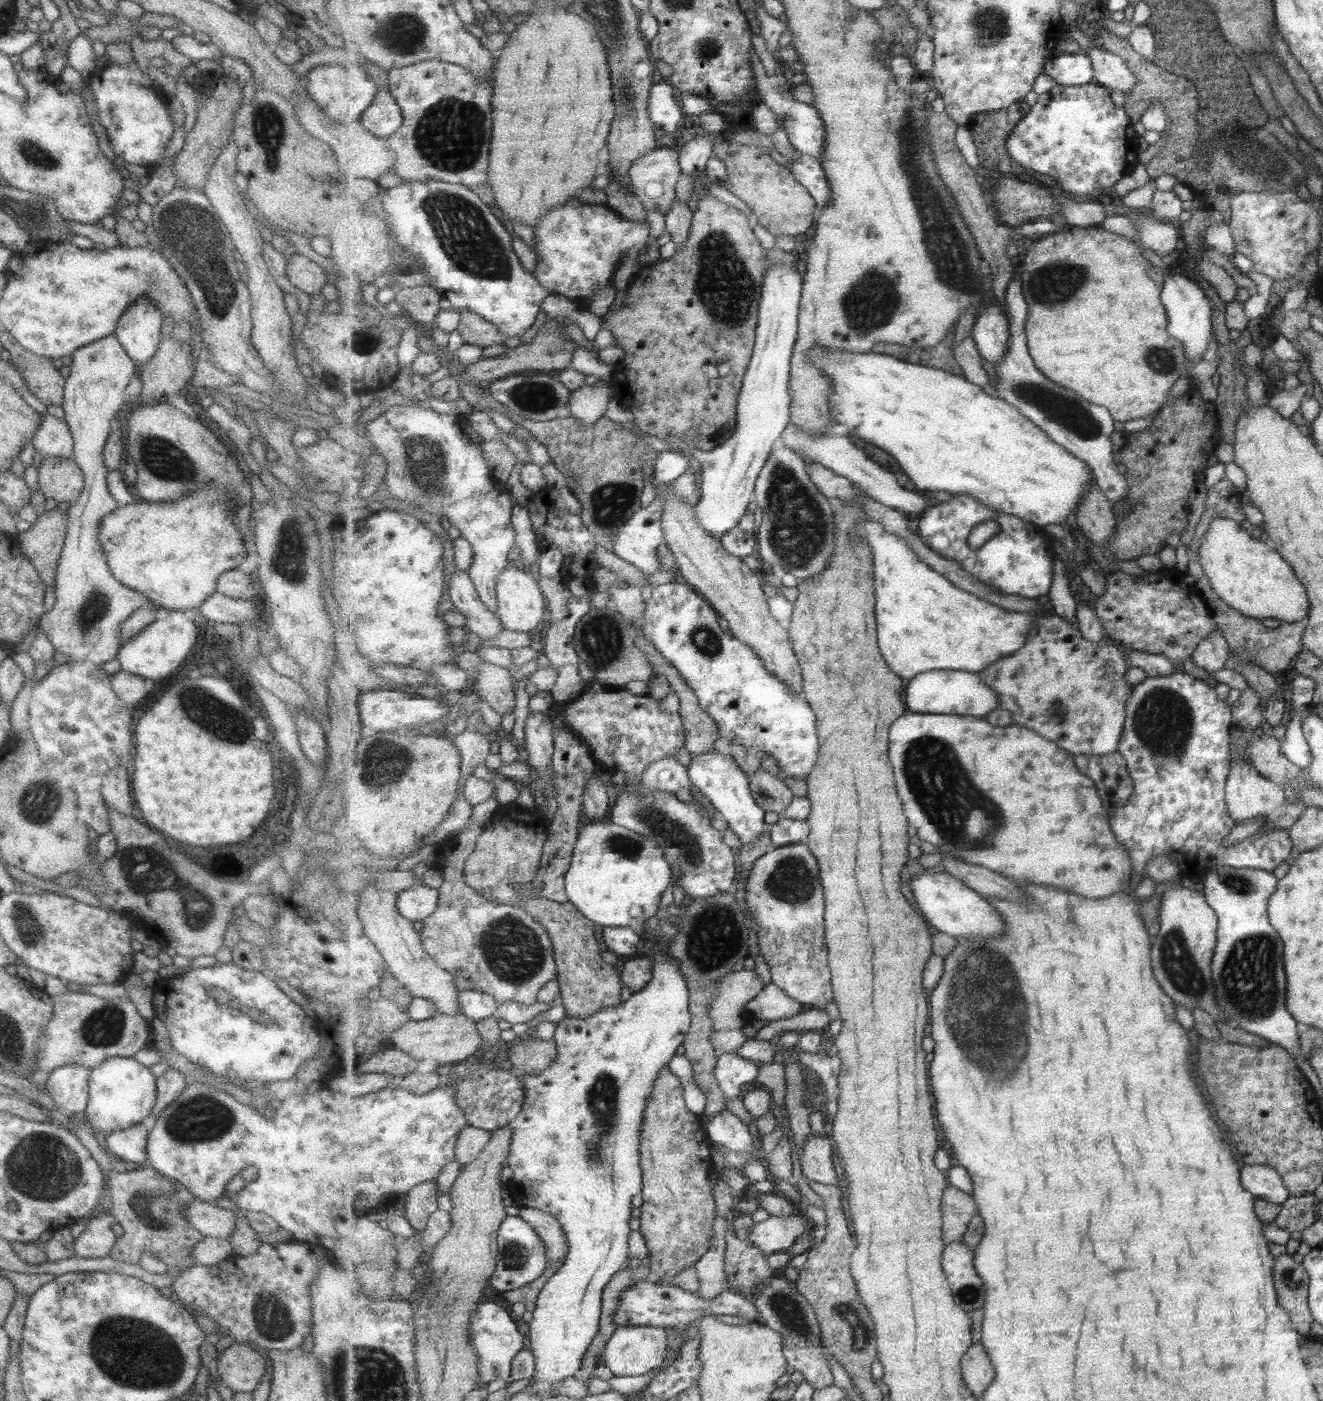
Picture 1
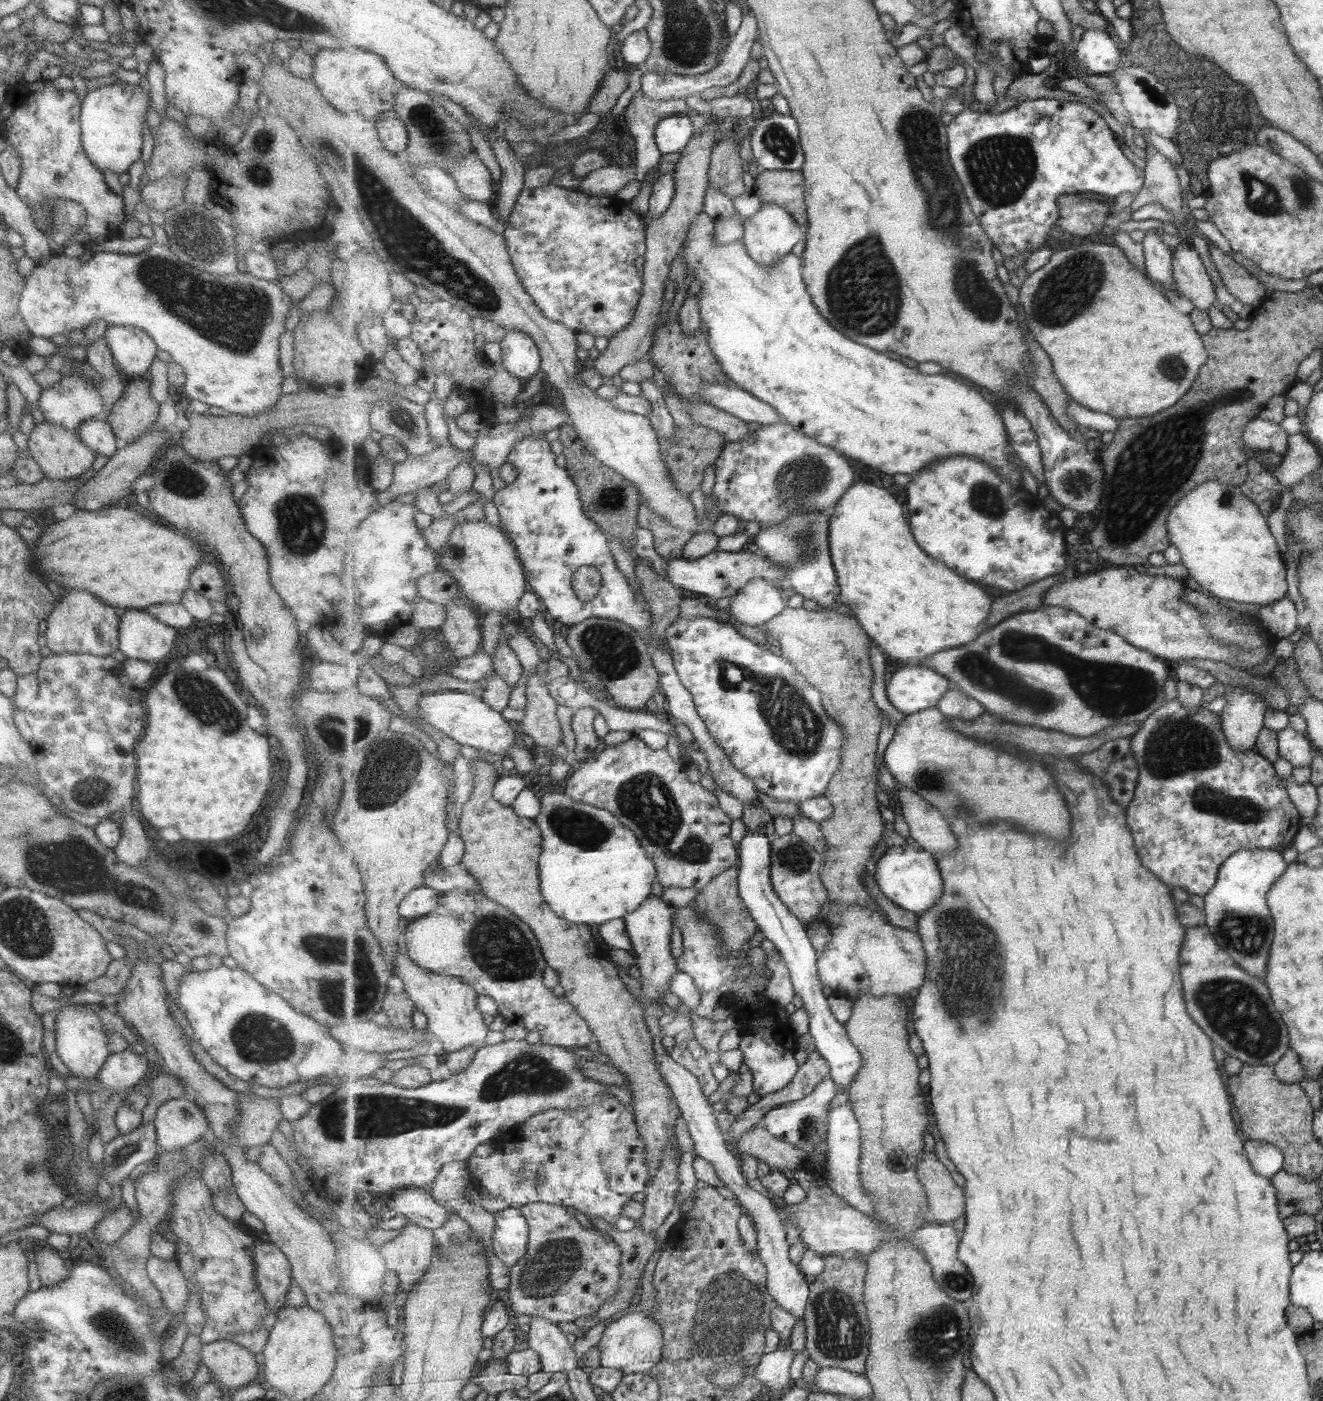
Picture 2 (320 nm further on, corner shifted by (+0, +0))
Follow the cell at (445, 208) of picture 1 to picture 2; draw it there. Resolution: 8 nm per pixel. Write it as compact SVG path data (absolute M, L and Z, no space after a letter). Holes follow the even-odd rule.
M508 331L507 336L499 343L502 361L500 366L513 376L529 380L542 370L542 354L536 340L528 332Z

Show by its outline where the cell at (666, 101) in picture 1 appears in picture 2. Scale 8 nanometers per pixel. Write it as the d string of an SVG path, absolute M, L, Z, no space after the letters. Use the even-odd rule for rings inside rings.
M686 114L671 115L663 119L655 133L656 141L663 154L681 152L694 137L693 120Z

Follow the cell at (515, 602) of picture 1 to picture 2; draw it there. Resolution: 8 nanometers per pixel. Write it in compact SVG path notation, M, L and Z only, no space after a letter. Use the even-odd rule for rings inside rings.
M486 519L465 521L452 528L448 540L439 549L439 563L442 569L457 579L461 594L485 612L505 611L516 620L515 608L530 587L516 544L510 540L507 532Z

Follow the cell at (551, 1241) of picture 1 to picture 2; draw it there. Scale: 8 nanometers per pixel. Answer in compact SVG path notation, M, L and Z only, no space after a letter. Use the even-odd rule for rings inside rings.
M539 1202L520 1208L528 1219L530 1239L525 1256L511 1268L508 1288L511 1311L530 1317L546 1318L555 1324L575 1322L577 1318L596 1315L620 1291L623 1255L619 1245L607 1232L594 1231L583 1226L569 1209L560 1205Z

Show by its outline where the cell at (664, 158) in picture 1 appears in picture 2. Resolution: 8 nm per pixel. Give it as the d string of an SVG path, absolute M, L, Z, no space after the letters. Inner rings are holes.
M609 165L590 172L580 179L578 190L587 196L615 196L623 186L629 184L629 179L635 177L634 170L629 166Z

